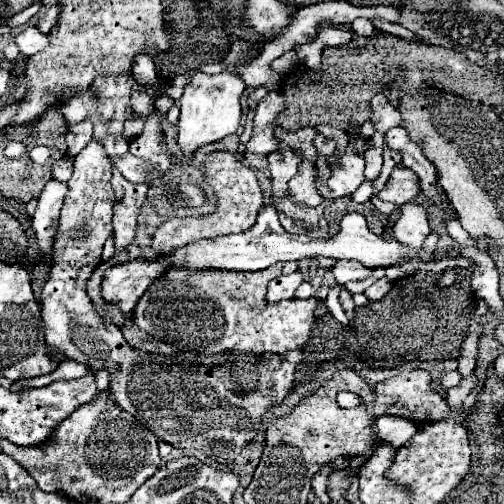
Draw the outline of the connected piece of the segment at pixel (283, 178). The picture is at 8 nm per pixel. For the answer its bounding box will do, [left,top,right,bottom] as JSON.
[268,147,302,199]

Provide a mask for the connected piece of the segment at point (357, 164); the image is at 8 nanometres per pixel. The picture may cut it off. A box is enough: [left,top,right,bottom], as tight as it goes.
[316,153,364,197]

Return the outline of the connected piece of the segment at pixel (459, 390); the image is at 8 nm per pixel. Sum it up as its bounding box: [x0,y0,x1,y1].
[446,371,478,409]

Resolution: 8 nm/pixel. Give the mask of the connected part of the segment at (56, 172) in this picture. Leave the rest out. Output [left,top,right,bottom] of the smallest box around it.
[52,157,72,181]

